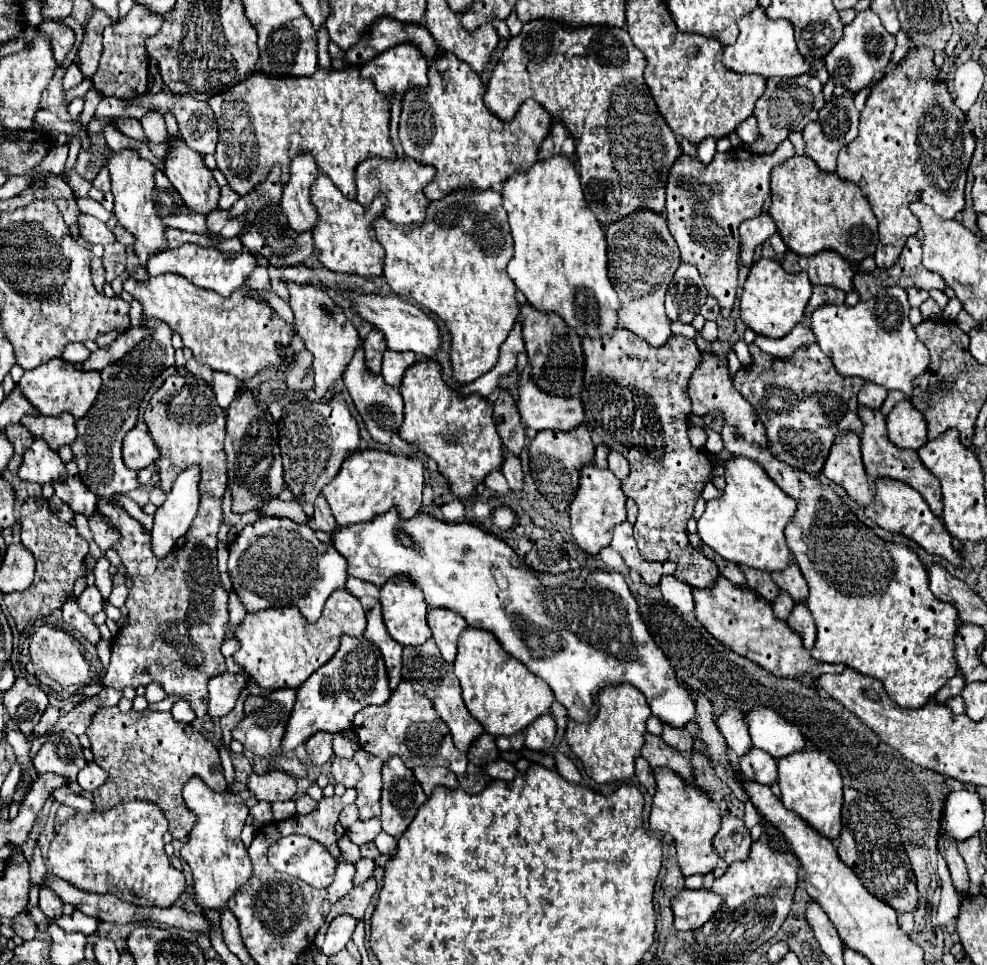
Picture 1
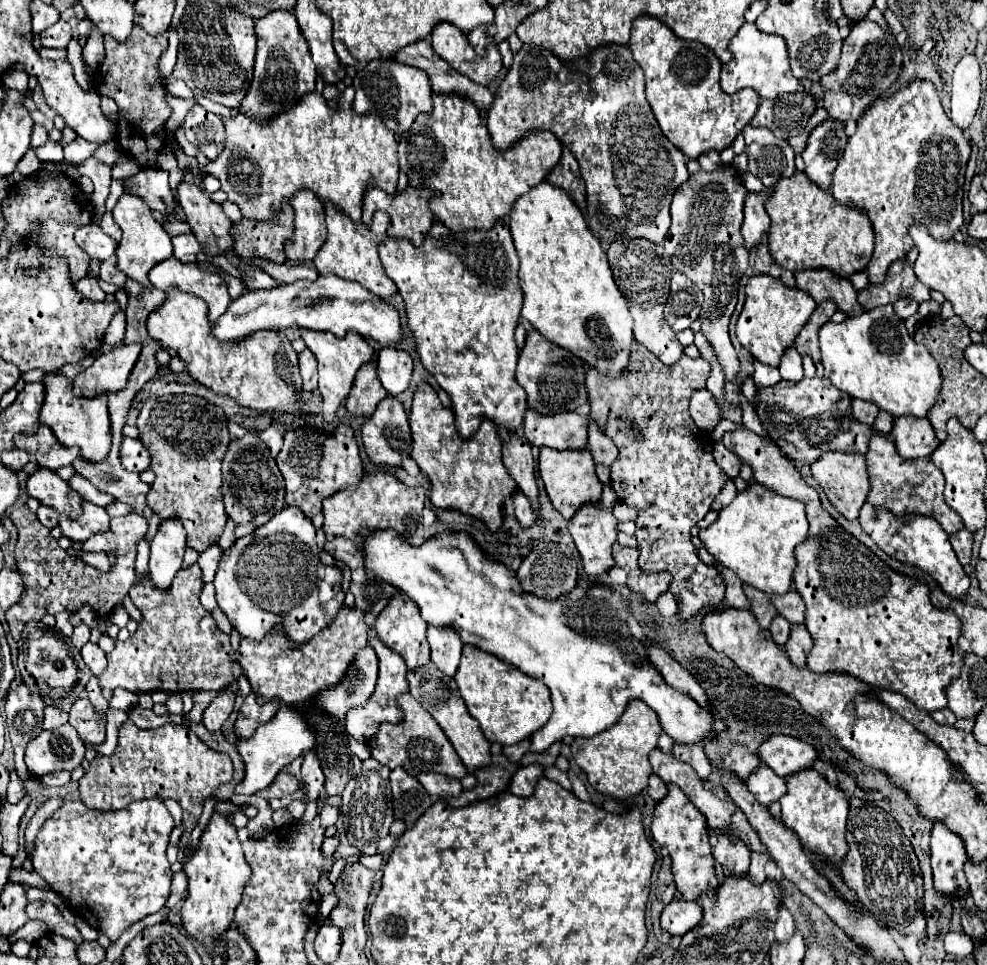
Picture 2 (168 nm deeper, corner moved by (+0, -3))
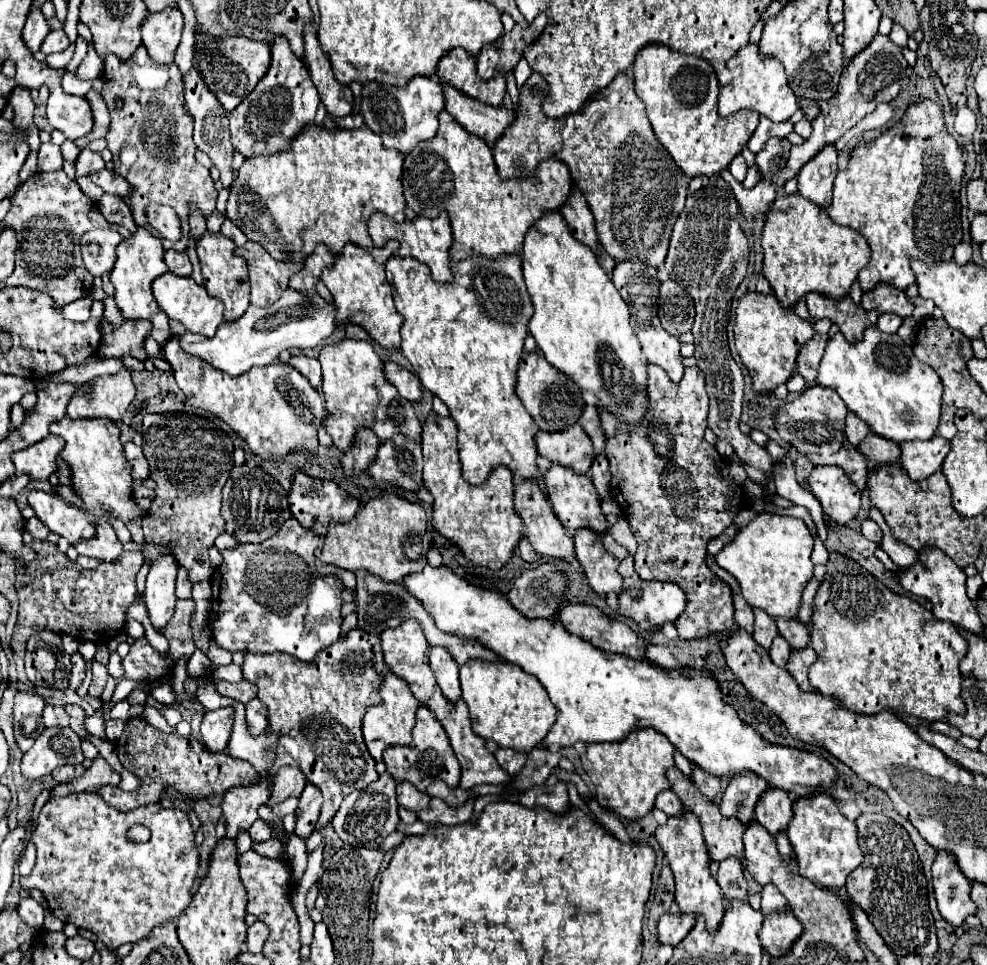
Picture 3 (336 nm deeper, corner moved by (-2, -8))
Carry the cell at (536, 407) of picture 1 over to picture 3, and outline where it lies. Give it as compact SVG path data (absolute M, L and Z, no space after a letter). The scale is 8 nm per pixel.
M580 424L558 432L538 432L536 434L538 454L546 456L554 464L572 468L578 474L586 474L594 460L594 450L588 434Z

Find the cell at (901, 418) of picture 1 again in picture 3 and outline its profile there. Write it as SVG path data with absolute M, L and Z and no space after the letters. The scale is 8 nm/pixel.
M932 436L930 440L910 440L900 444L902 468L912 476L912 480L924 480L940 470L946 454L950 452L950 442L942 436Z

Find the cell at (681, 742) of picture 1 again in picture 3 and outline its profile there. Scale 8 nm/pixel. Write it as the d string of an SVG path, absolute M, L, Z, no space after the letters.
M692 764L692 780L700 788L700 792L704 792L704 796L708 796L710 800L714 800L718 796L720 780L716 776L704 772L698 764Z

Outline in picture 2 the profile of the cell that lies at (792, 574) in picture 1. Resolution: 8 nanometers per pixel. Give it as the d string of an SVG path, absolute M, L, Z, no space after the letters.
M790 591L784 597L772 595L772 603L774 603L776 611L780 615L784 615L784 619L788 619L788 623L804 625L804 619L806 619L806 615L804 615L804 601L802 601L802 597L798 593Z

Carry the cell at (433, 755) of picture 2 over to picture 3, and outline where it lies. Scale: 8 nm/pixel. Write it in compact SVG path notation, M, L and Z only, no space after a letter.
M420 706L416 712L416 726L414 726L414 738L408 746L390 746L384 750L384 764L386 772L394 776L396 782L412 782L418 790L426 790L426 786L434 780L446 782L450 788L456 788L460 782L460 764L454 756L454 750L450 748L450 740L442 728L442 724L434 718L434 714Z

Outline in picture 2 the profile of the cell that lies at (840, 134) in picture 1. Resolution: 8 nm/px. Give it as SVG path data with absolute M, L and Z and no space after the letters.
M828 119L810 131L808 145L802 151L802 159L806 163L804 173L820 189L830 189L832 173L844 153L846 143L848 137L844 133L844 123L840 121Z

